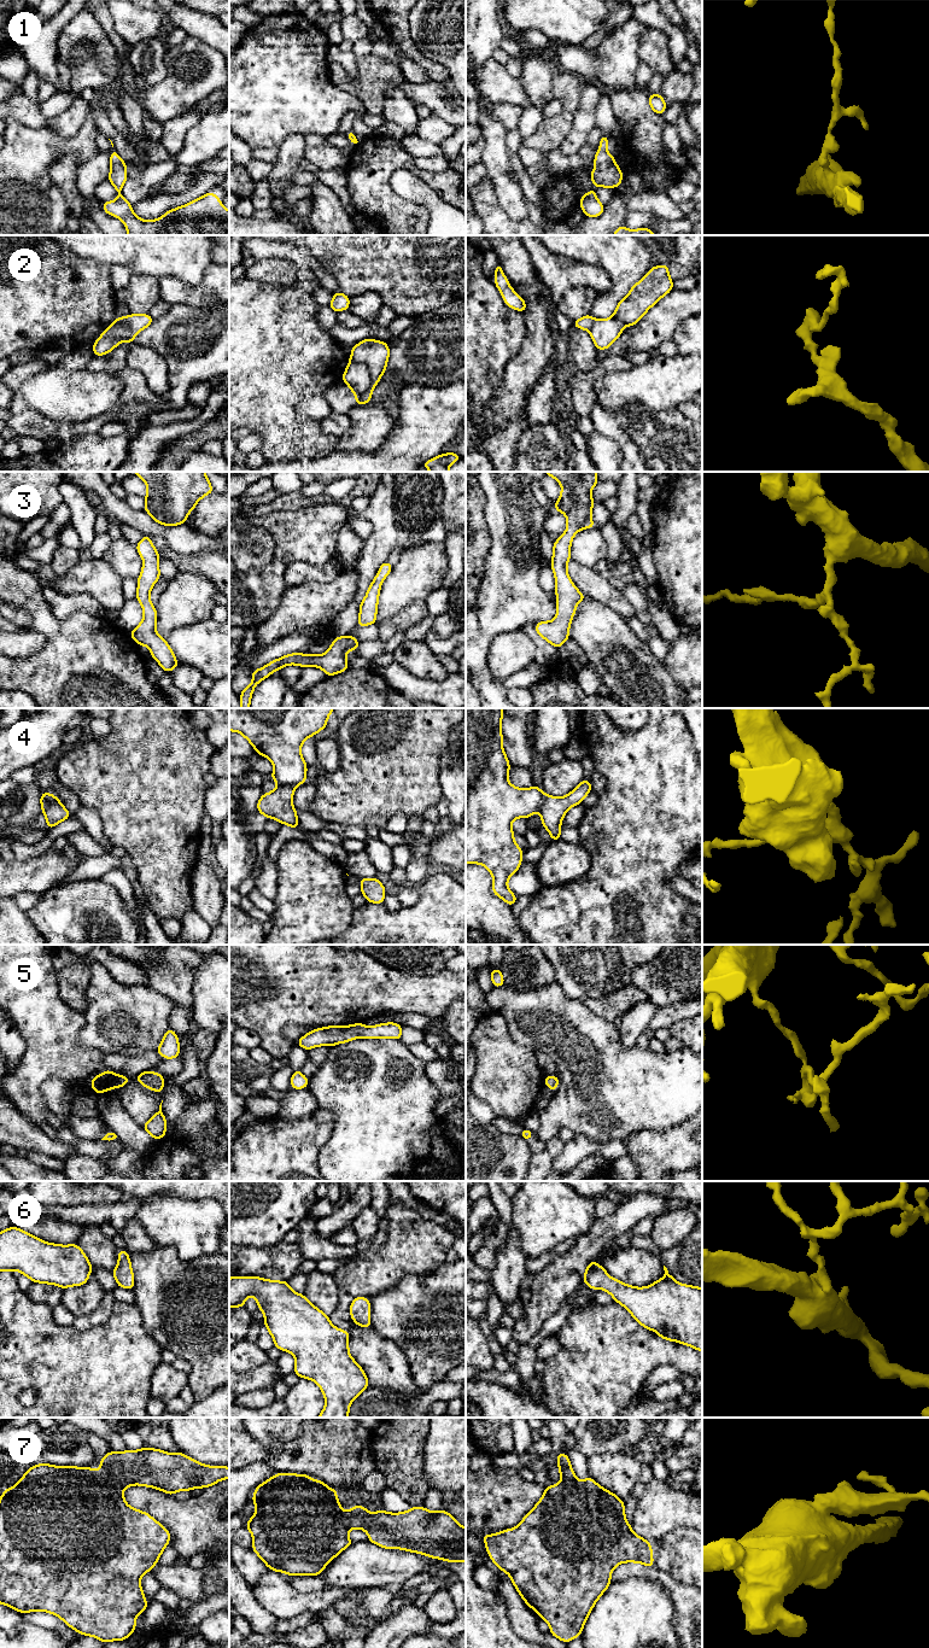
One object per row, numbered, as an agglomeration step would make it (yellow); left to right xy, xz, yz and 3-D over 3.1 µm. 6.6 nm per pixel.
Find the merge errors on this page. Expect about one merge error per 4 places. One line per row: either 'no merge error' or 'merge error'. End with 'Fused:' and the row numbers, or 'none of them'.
1: no merge error
2: merge error
3: no merge error
4: merge error
5: no merge error
6: no merge error
7: no merge error
Fused: 2, 4

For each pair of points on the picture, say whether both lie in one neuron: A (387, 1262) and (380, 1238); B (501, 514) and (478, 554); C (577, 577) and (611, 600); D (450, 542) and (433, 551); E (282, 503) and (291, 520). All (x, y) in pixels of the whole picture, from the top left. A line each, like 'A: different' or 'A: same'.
A: different
B: different
C: same
D: different
E: different

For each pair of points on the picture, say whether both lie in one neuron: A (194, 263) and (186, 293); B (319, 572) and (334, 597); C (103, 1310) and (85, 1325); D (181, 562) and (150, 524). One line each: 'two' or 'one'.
A: two
B: two
C: one
D: two

